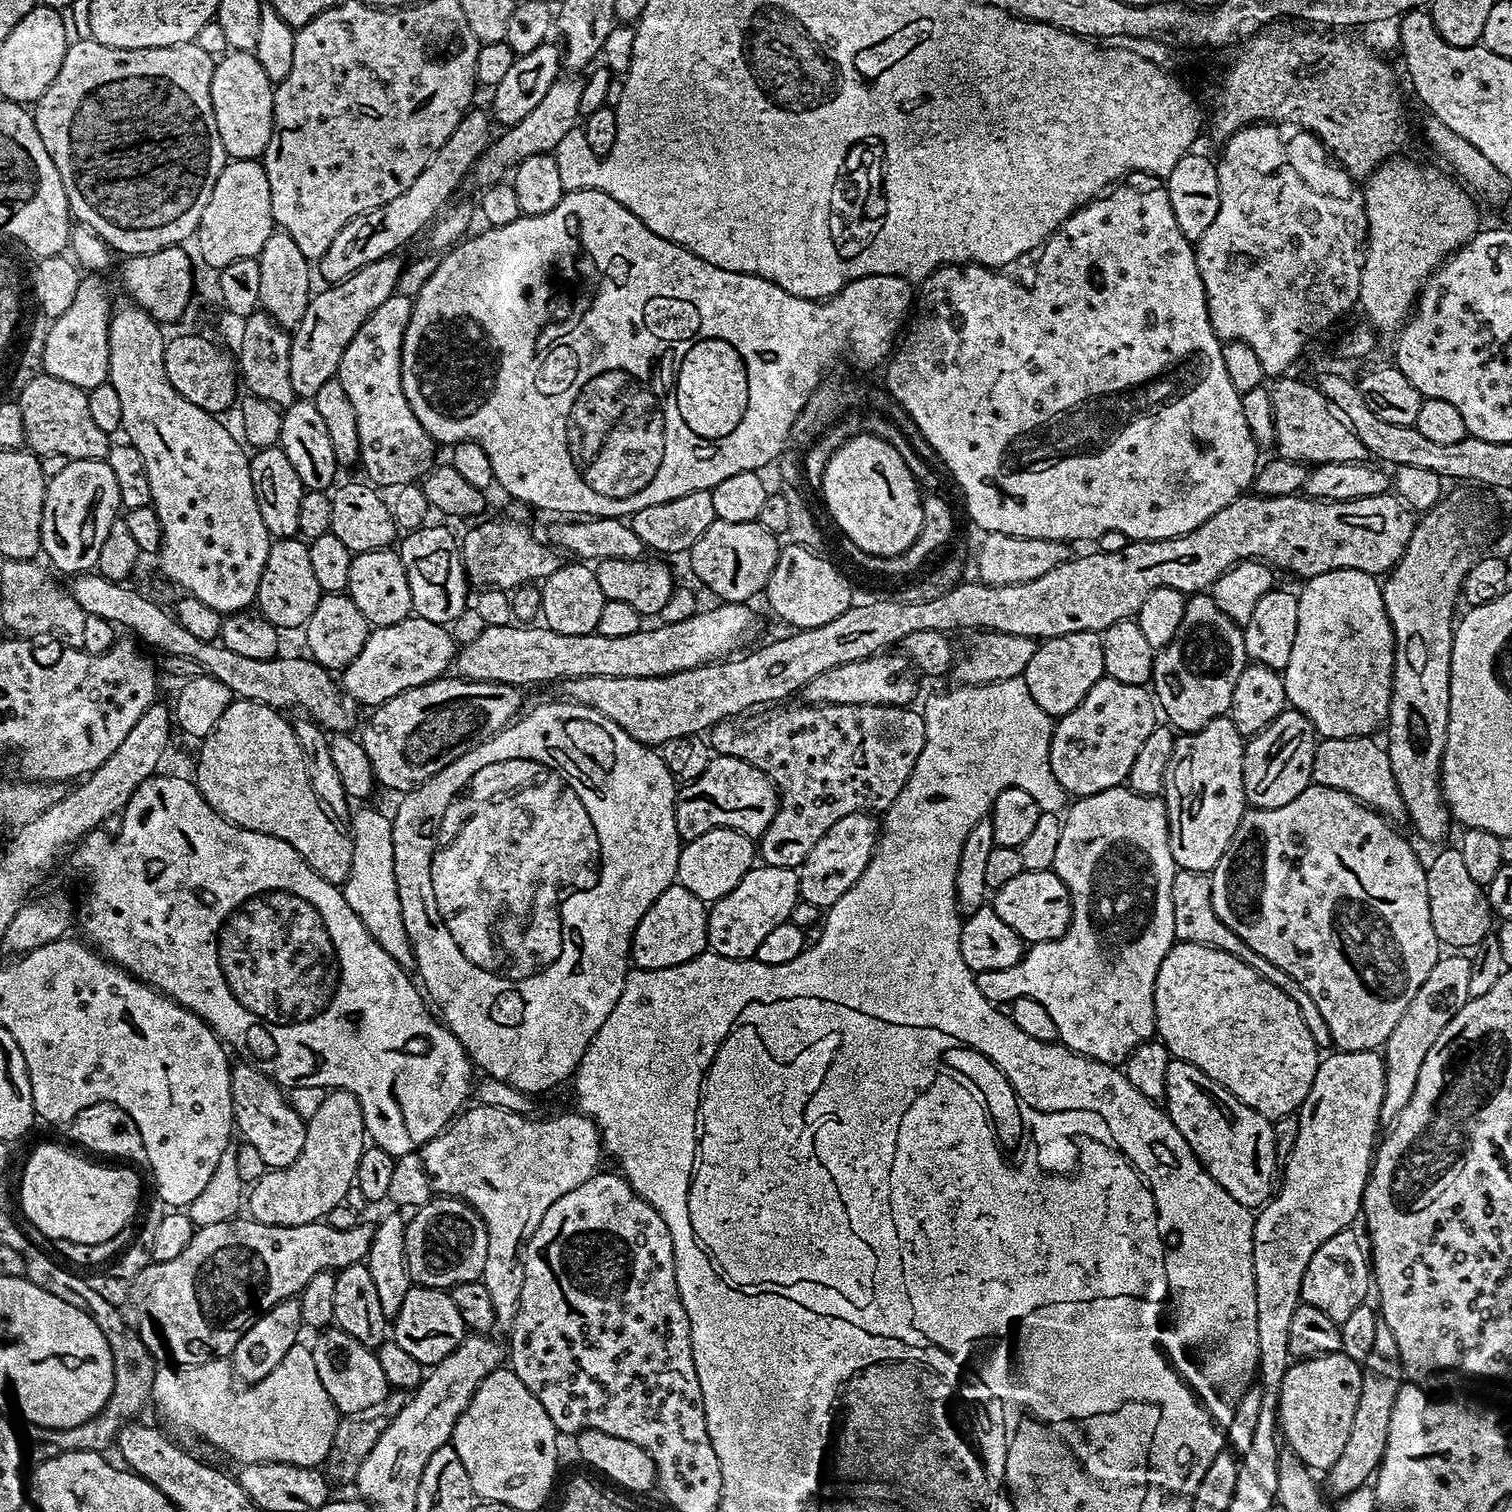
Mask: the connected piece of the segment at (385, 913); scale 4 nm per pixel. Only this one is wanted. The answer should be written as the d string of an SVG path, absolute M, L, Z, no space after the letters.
M360 806L360 808L351 817L352 828L350 827L350 835L352 838L352 853L354 854L354 862L350 866L350 874L342 885L342 891L346 902L350 906L350 910L354 910L354 914L358 914L358 918L362 922L362 926L366 926L366 930L370 934L370 938L374 942L378 942L378 946L382 946L382 950L386 950L386 954L390 954L390 958L394 958L394 962L401 964L406 970L412 970L416 967L416 955L412 952L412 943L410 942L410 934L406 934L406 922L402 918L402 906L398 898L398 882L394 874L394 834L392 833L392 816L389 813L379 812L376 808L364 808L368 806Z

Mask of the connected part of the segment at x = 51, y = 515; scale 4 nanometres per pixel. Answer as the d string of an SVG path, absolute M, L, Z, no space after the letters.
M94 459L69 461L66 468L49 477L45 485L40 532L43 553L47 554L56 569L70 574L69 576L91 571L98 560L98 551L102 548L103 539L118 518L121 506L118 481L107 461Z

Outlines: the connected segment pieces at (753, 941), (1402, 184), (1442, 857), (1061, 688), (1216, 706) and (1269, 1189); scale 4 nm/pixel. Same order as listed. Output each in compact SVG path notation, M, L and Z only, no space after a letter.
M753 866L722 899L711 905L708 914L708 948L720 956L735 960L753 959L758 946L774 926L789 923L791 911L800 902L800 874L782 866Z
M1389 158L1380 164L1363 185L1364 209L1368 215L1366 255L1360 269L1360 302L1368 315L1367 323L1377 333L1392 332L1403 325L1413 311L1417 295L1432 273L1467 244L1481 227L1480 216L1472 196L1460 184L1455 184L1448 176L1443 176L1428 164L1415 164L1412 160Z
M1452 846L1440 851L1425 869L1427 874L1427 897L1430 903L1430 920L1435 936L1445 947L1468 950L1476 946L1492 928L1494 913L1489 906L1485 889L1467 872L1459 847Z
M1079 632L1051 636L1043 641L1037 647L1034 658L1030 658L1023 677L1030 690L1030 698L1046 710L1049 718L1059 718L1070 714L1070 710L1074 710L1105 675L1101 633Z
M1192 594L1184 601L1184 613L1180 629L1174 634L1165 648L1155 653L1152 662L1151 691L1158 701L1161 713L1168 715L1167 723L1177 733L1187 734L1202 730L1212 720L1220 716L1228 716L1234 698L1234 686L1238 682L1238 674L1242 674L1244 665L1249 663L1244 645L1244 630L1235 624L1229 616L1218 610L1218 602L1214 602L1211 594Z
M1175 1058L1169 1059L1168 1062L1166 1094L1163 1103L1166 1105L1166 1111L1174 1122L1174 1126L1178 1126L1182 1138L1186 1138L1190 1150L1194 1150L1194 1154L1200 1160L1200 1165L1212 1175L1214 1182L1218 1182L1218 1186L1222 1186L1222 1190L1226 1190L1226 1194L1230 1194L1230 1198L1242 1202L1242 1206L1253 1210L1268 1203L1274 1192L1272 1175L1275 1172L1277 1175L1278 1172L1274 1154L1273 1121L1267 1116L1258 1114L1250 1106L1246 1106L1238 1097L1230 1094L1230 1090L1214 1082L1214 1078L1202 1074L1198 1066Z

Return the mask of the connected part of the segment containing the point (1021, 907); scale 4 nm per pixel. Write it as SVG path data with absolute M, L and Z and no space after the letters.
M1054 871L1026 872L1018 874L1006 886L995 889L990 900L998 918L1010 926L1020 939L1029 945L1041 944L1047 940L1060 940L1066 934L1072 917L1072 899L1058 874Z

